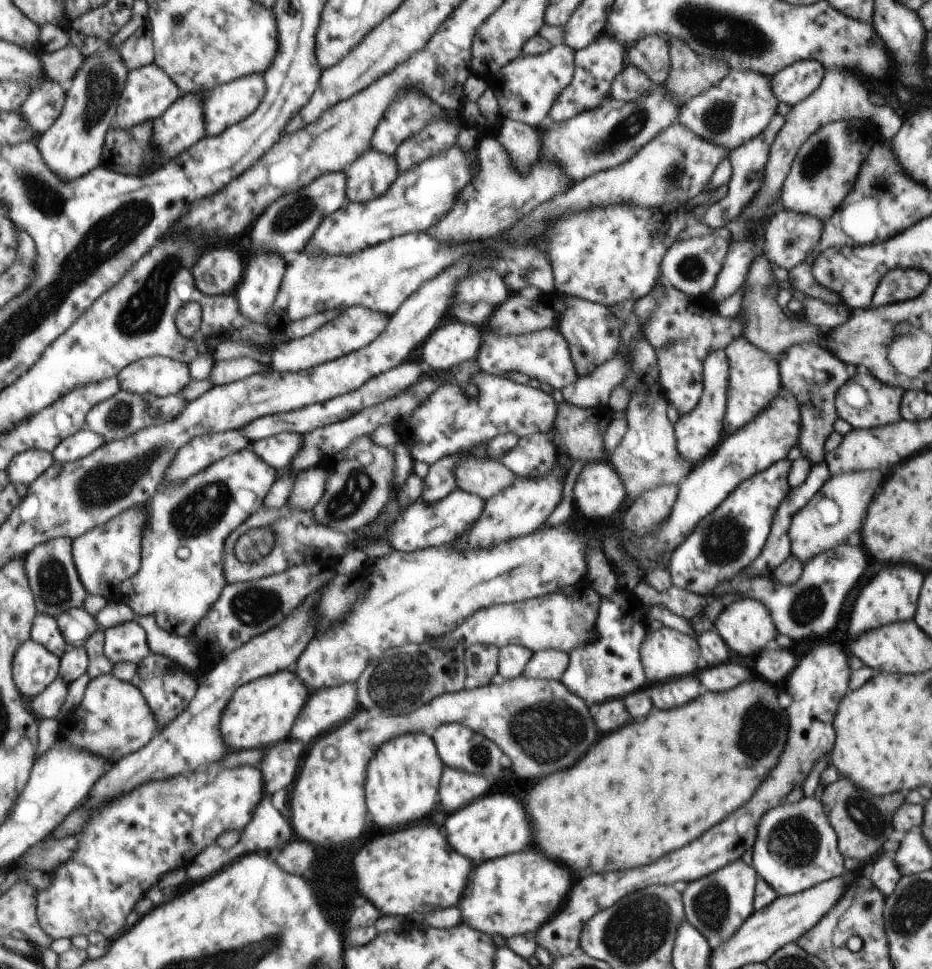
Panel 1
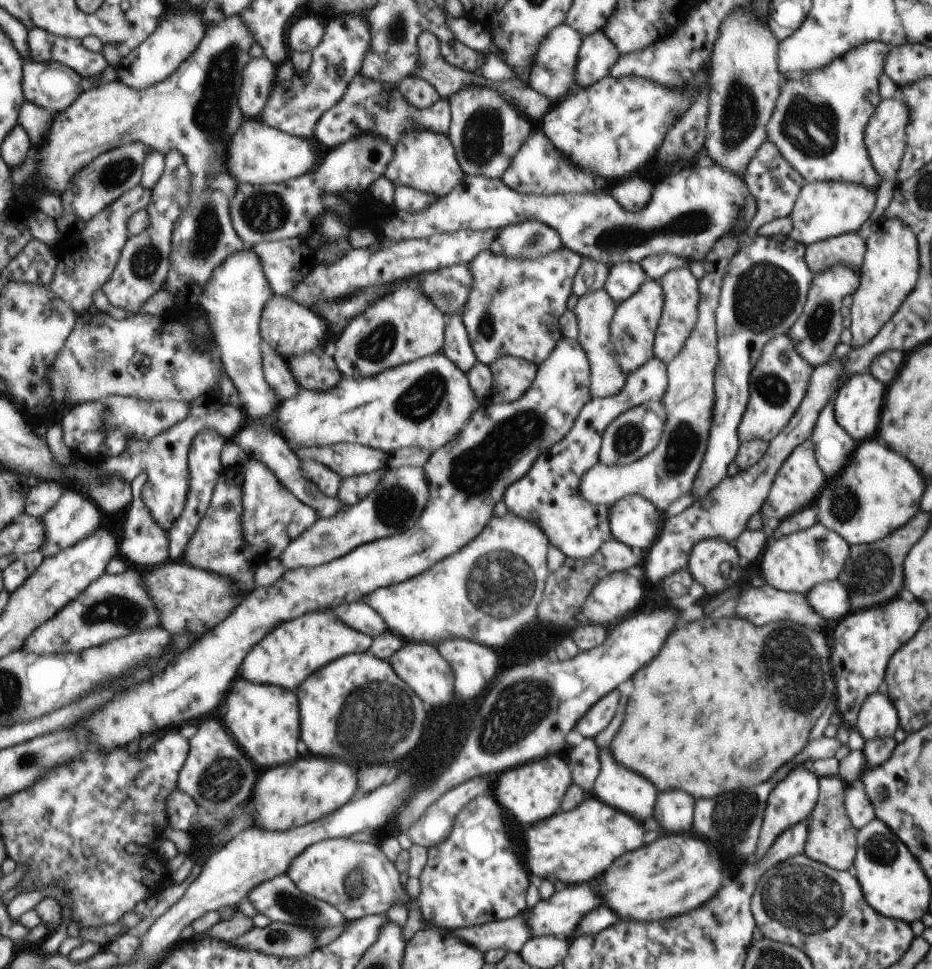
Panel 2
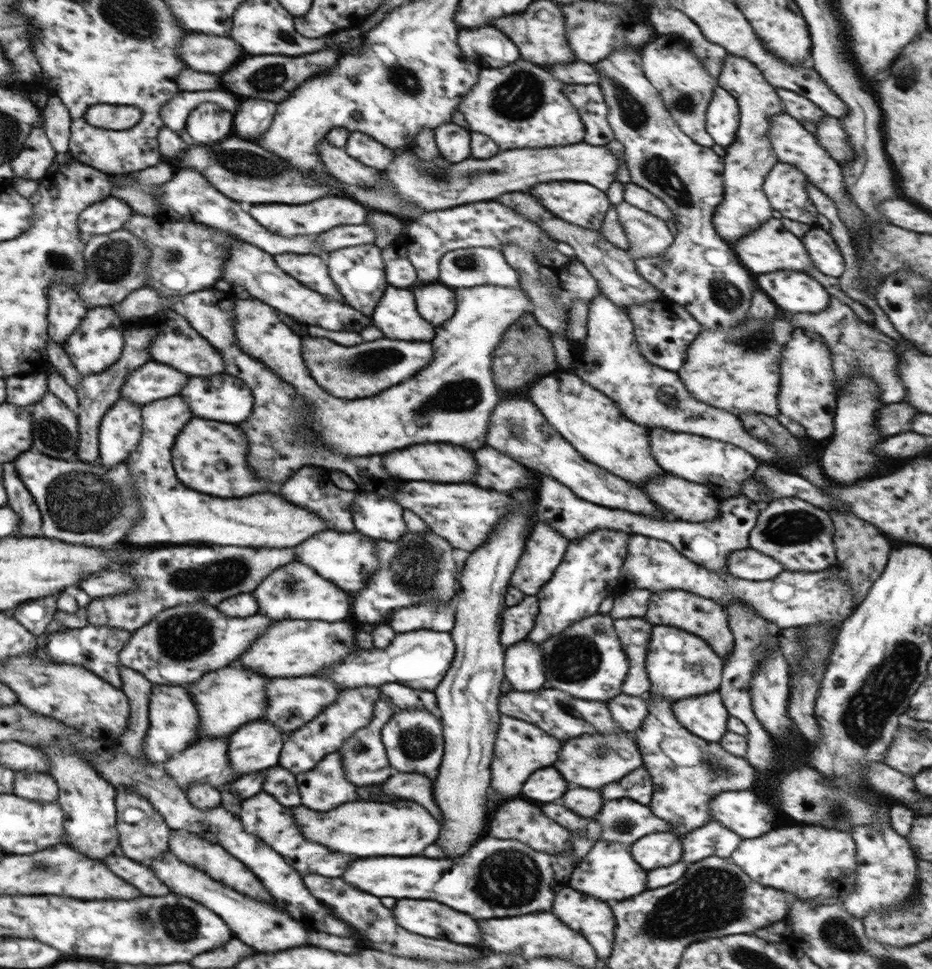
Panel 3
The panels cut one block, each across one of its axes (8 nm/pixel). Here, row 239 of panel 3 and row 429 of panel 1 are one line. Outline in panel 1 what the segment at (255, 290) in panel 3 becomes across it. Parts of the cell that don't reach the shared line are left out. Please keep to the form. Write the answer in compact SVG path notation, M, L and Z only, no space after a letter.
M239 430L224 432L209 432L204 436L190 440L170 462L168 470L164 472L164 481L178 484L182 480L190 479L197 472L206 470L217 460L236 454L240 450L252 448L252 440L244 436Z

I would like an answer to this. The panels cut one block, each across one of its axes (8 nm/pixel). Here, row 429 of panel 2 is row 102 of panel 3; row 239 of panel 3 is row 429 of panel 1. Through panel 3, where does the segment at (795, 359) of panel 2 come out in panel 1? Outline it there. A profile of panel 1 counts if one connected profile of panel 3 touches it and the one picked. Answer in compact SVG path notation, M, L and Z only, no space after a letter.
M736 338L728 344L725 350L729 364L728 392L726 416L724 416L725 437L744 424L752 422L780 392L780 376L778 376L778 362L768 354L756 348L746 338Z

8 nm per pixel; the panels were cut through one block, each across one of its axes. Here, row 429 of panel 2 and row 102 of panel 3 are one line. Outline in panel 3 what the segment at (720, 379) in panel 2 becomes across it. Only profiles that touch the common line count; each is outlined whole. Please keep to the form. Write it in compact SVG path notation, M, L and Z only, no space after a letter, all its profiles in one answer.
M721 86L716 87L706 113L707 133L716 144L729 147L735 141L739 124L740 109L736 97Z

